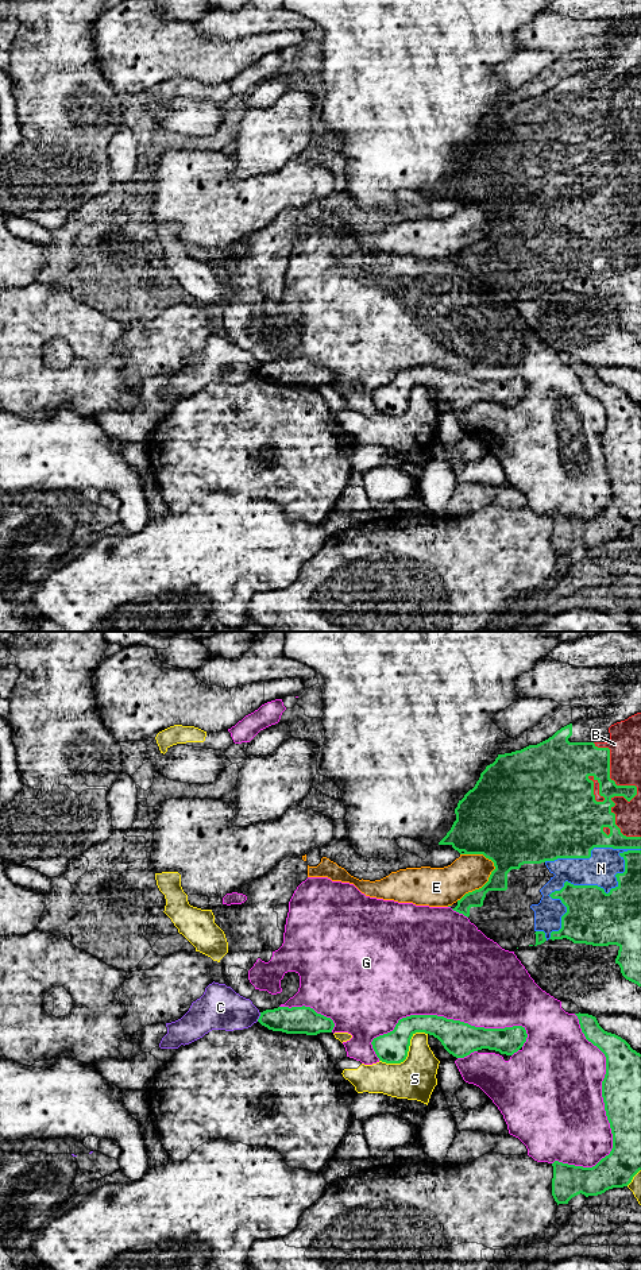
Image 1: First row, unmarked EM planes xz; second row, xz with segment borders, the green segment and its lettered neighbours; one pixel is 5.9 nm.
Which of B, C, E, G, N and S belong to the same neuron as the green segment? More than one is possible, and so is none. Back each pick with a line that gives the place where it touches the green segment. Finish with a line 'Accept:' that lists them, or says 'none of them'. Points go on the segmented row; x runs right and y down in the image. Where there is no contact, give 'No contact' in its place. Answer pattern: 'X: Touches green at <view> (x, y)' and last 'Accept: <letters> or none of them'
B: Touches green at xz (636, 794)
N: Touches green at xz (582, 886)
Accept: B, N

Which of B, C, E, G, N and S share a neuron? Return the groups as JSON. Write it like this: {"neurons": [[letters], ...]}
{"neurons": [["B", "N"], ["C"], ["E"], ["G"], ["S"]]}

